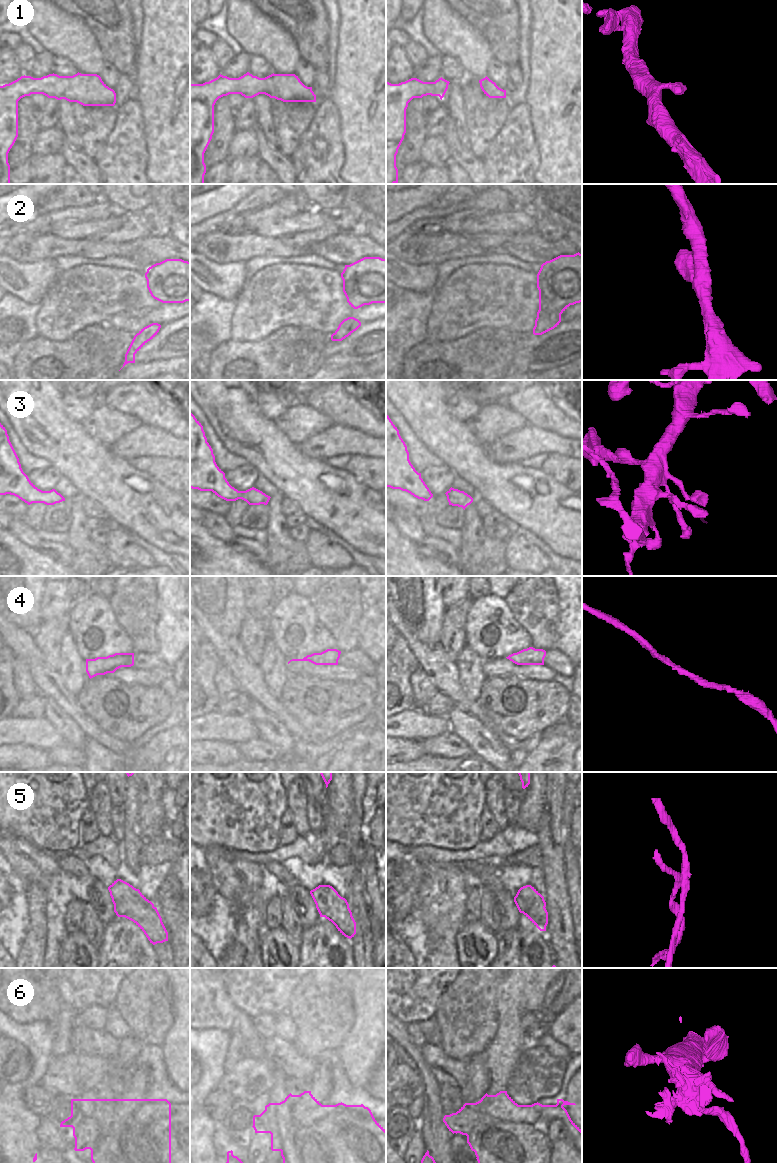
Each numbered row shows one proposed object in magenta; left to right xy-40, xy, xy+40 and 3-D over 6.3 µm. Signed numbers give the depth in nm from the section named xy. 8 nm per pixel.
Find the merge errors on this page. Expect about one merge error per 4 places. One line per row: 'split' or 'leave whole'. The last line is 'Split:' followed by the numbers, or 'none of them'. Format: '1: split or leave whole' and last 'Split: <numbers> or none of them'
1: leave whole
2: leave whole
3: leave whole
4: leave whole
5: split
6: split
Split: 5, 6

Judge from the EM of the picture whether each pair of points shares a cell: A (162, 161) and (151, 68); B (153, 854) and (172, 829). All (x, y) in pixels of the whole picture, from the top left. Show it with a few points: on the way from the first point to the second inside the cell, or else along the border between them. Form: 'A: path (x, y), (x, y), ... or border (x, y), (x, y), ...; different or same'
A: path (162, 138), (161, 91); same
B: border (166, 834), (173, 840), (179, 841); different

